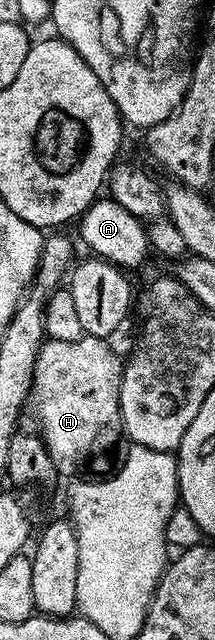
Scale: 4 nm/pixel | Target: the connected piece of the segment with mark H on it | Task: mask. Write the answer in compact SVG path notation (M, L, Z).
M85 335L78 341L48 339L40 346L40 352L36 355L30 384L30 403L32 399L32 411L36 414L35 426L44 441L44 448L50 455L57 476L74 474L91 455L114 446L116 438L121 438L120 382L124 364L121 356L112 352L110 344L108 339L99 339L93 335Z

